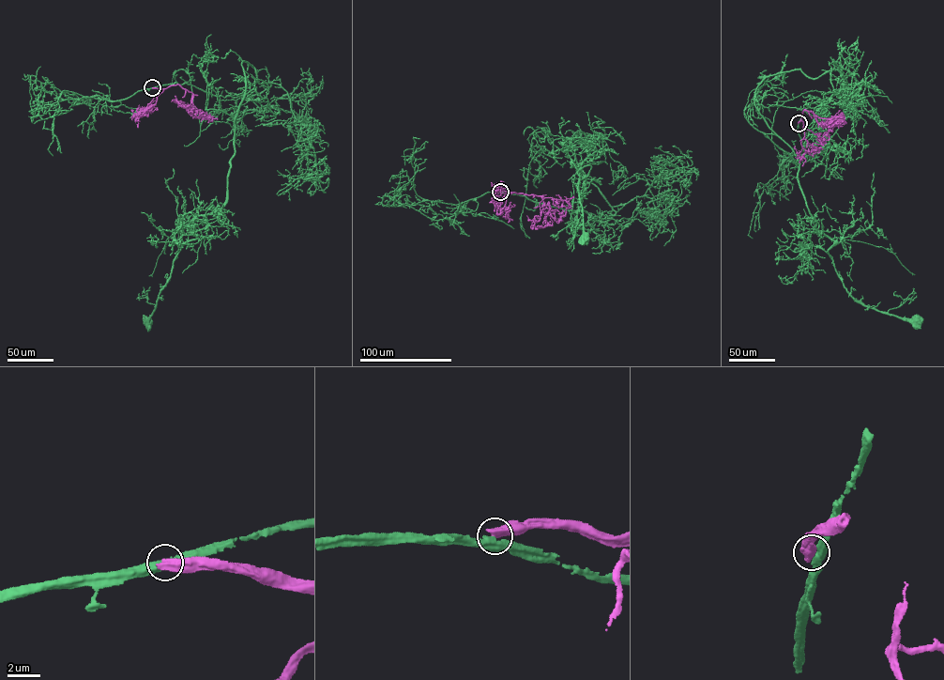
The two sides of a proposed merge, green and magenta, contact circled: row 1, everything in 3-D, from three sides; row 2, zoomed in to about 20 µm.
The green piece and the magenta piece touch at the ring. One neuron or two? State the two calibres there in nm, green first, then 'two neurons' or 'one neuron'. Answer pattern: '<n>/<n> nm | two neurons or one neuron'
500/600 nm | two neurons

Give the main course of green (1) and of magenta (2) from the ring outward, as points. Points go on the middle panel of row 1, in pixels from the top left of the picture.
1: (500, 192), (608, 221), (615, 211), (570, 146), (579, 131), (588, 153), (603, 152), (570, 162), (586, 238)
2: (500, 192), (541, 197), (549, 209), (547, 224), (543, 227), (533, 224), (531, 229)

